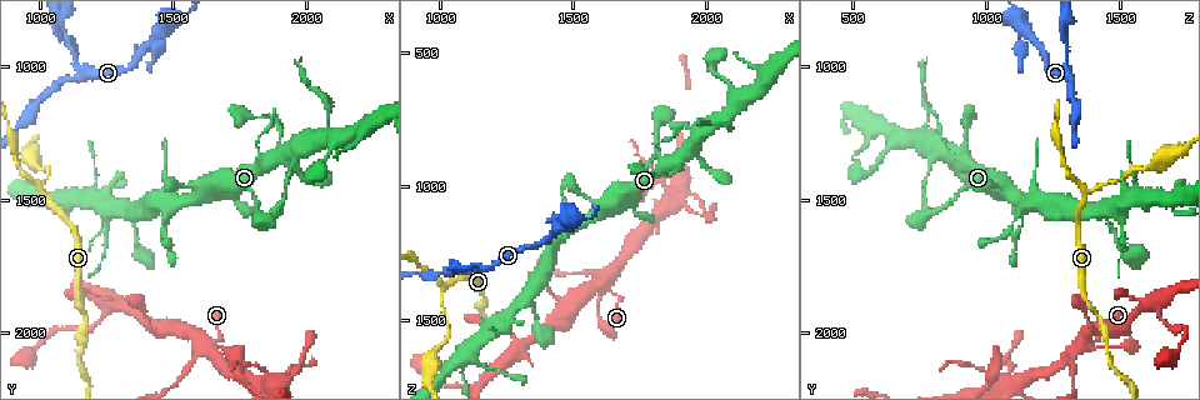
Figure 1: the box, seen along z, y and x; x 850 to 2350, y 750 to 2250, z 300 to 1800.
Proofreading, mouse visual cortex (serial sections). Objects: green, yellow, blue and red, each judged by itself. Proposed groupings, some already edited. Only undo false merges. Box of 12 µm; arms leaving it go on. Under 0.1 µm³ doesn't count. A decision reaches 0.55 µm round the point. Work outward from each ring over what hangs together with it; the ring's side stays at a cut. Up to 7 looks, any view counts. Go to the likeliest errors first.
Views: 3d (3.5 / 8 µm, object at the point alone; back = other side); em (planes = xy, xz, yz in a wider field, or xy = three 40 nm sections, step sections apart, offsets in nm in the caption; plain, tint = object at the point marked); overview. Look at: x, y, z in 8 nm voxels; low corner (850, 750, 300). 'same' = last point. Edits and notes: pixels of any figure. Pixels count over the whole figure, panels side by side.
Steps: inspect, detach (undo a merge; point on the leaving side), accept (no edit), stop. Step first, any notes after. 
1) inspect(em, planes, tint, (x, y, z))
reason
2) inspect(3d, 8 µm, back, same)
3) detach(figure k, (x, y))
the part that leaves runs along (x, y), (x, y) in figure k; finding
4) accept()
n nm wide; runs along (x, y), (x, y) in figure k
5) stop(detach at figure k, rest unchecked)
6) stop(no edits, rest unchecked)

inspect(3d, 3.5 µm, (1610, 2030, 1360))
sharp bend

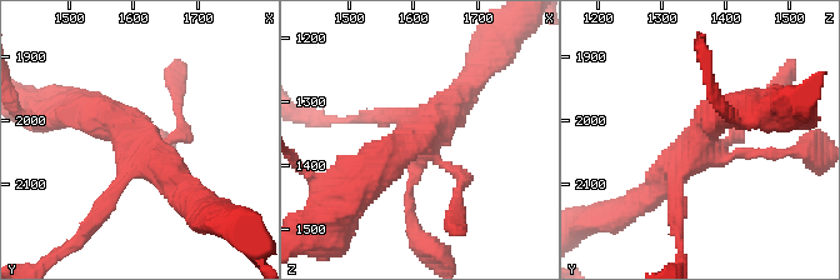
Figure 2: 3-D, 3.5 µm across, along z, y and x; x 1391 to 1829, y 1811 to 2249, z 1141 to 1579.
inspect(em, xy, step 3, tint, (1610, 2035, 1365))

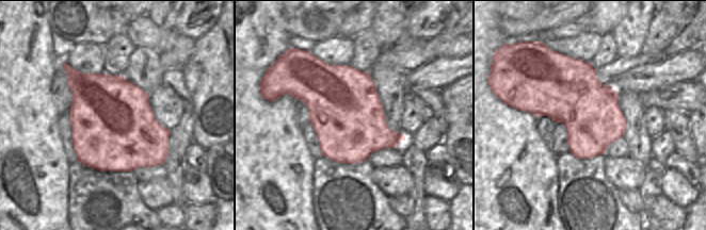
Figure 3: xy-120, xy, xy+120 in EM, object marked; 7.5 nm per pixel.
accept()
continuous, no second cell

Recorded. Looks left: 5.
inspect(3d, 8 µm, (1210, 1960, 1680))
a narrow waist

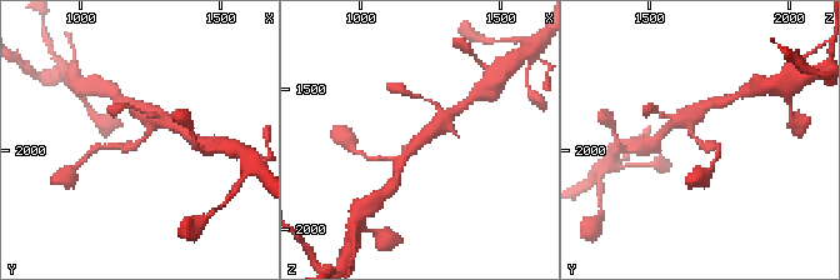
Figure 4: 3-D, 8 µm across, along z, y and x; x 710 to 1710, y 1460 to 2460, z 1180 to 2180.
inspect(3d, 3.5 µm, (1210, 1980, 1680))

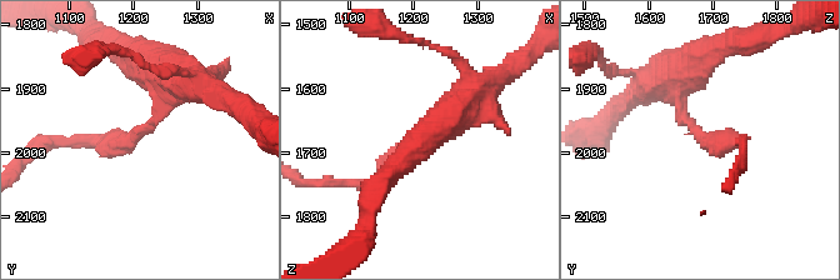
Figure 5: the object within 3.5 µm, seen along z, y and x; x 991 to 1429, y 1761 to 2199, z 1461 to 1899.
inspect(em, xy, step 1, tint, (1205, 1975, 1680))
arms of 150, 300 nm; now the EM

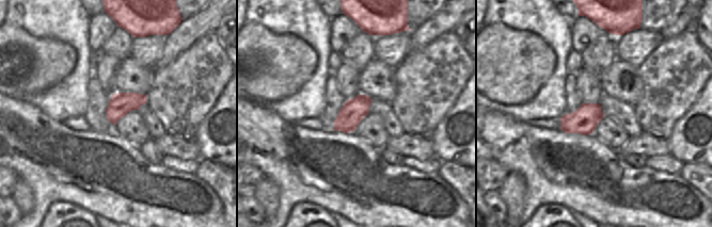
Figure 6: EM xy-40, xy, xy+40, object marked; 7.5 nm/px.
accept()
runs along (464, 106), (379, 180), (353, 183) in figure 5; all the same cell

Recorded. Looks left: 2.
inspect(3d, 3.5 µm, back, (1100, 880, 1300))
calibre changes

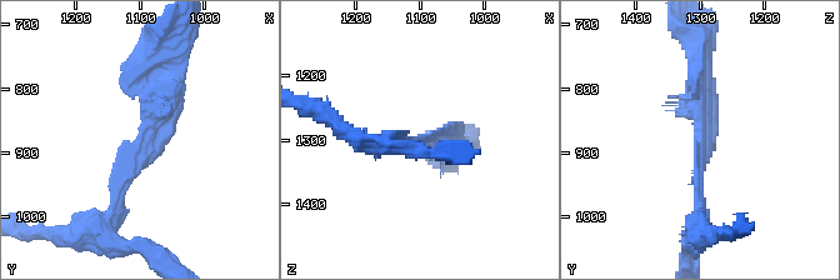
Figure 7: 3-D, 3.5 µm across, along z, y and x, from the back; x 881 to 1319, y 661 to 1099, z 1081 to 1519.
accept()
runs along (114, 215), (168, 96), (163, 63) in figure 7; all the same cell

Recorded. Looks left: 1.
stop(no edits, rest unchecked)

